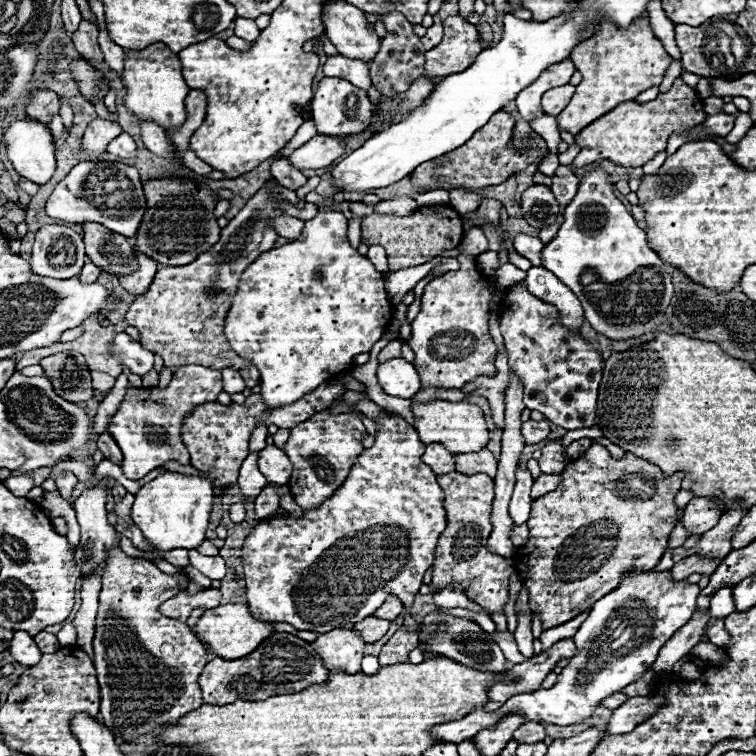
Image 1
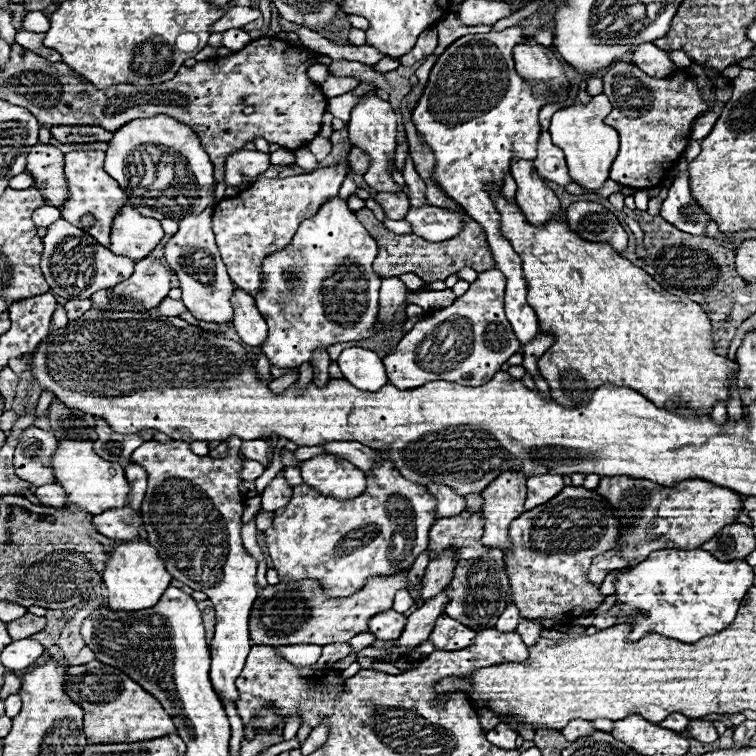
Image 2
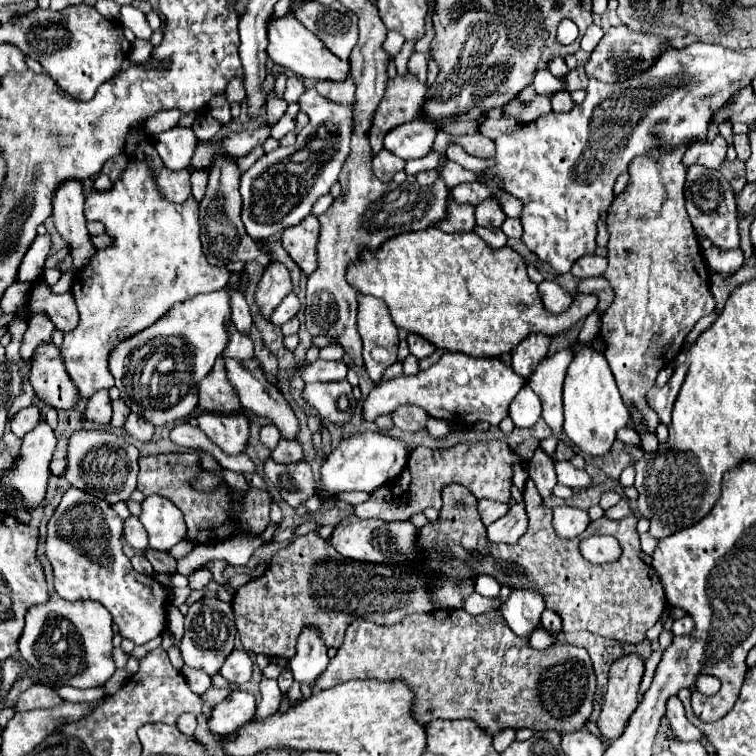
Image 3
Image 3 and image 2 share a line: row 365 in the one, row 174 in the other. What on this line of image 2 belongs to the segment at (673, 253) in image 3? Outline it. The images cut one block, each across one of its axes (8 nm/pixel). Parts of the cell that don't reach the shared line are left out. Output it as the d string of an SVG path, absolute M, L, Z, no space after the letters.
M618 60L606 70L602 80L604 94L614 106L606 124L620 134L620 152L610 168L610 180L636 190L660 186L686 150L692 122L702 112L712 110L714 104L702 98L698 84L686 70L676 70L666 78L650 78L634 64Z

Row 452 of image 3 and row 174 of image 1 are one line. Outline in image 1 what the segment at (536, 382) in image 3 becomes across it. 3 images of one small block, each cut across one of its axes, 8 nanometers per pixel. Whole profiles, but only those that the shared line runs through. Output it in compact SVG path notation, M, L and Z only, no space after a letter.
M549 154L545 156L539 165L538 170L544 172L547 176L553 177L556 169L560 166L558 155Z

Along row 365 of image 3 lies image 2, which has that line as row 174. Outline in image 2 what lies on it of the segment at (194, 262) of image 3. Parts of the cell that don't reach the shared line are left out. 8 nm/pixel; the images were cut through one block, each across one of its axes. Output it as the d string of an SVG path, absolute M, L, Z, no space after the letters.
M76 150L66 154L66 186L68 186L68 198L62 206L62 218L68 220L72 226L84 230L92 238L96 238L100 244L108 248L110 244L110 230L116 214L128 204L128 196L124 190L104 172L104 152L98 150Z

